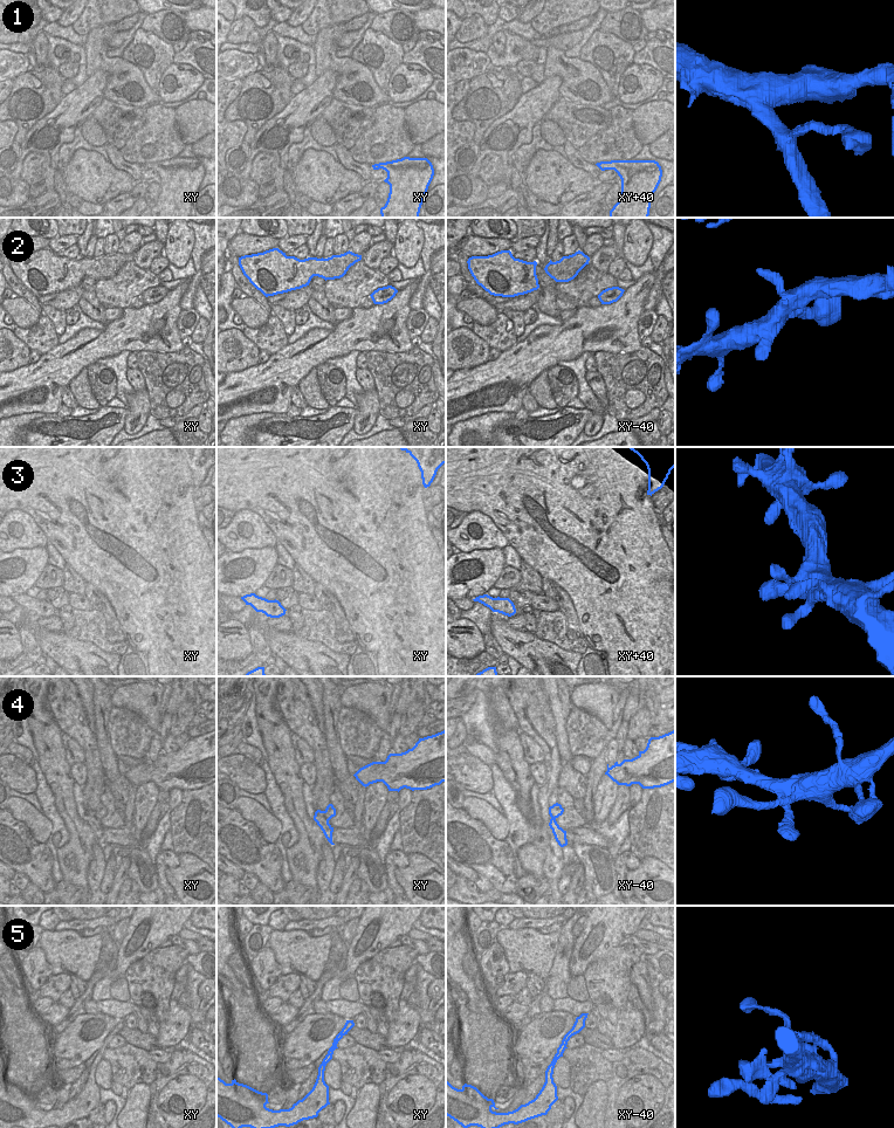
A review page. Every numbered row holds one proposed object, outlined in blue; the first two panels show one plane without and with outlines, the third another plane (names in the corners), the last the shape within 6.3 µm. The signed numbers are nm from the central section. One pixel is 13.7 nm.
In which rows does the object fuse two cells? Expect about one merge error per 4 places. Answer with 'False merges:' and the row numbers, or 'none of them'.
False merges: none of them

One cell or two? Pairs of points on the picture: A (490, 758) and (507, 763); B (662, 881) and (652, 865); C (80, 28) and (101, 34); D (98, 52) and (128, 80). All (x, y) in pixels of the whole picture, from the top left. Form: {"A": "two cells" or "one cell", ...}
{"A": "two cells", "B": "one cell", "C": "two cells", "D": "one cell"}

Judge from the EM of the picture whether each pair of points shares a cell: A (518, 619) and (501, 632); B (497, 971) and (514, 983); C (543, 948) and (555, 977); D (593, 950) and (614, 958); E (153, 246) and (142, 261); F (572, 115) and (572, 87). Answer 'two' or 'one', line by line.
A: two
B: two
C: two
D: two
E: one
F: two

